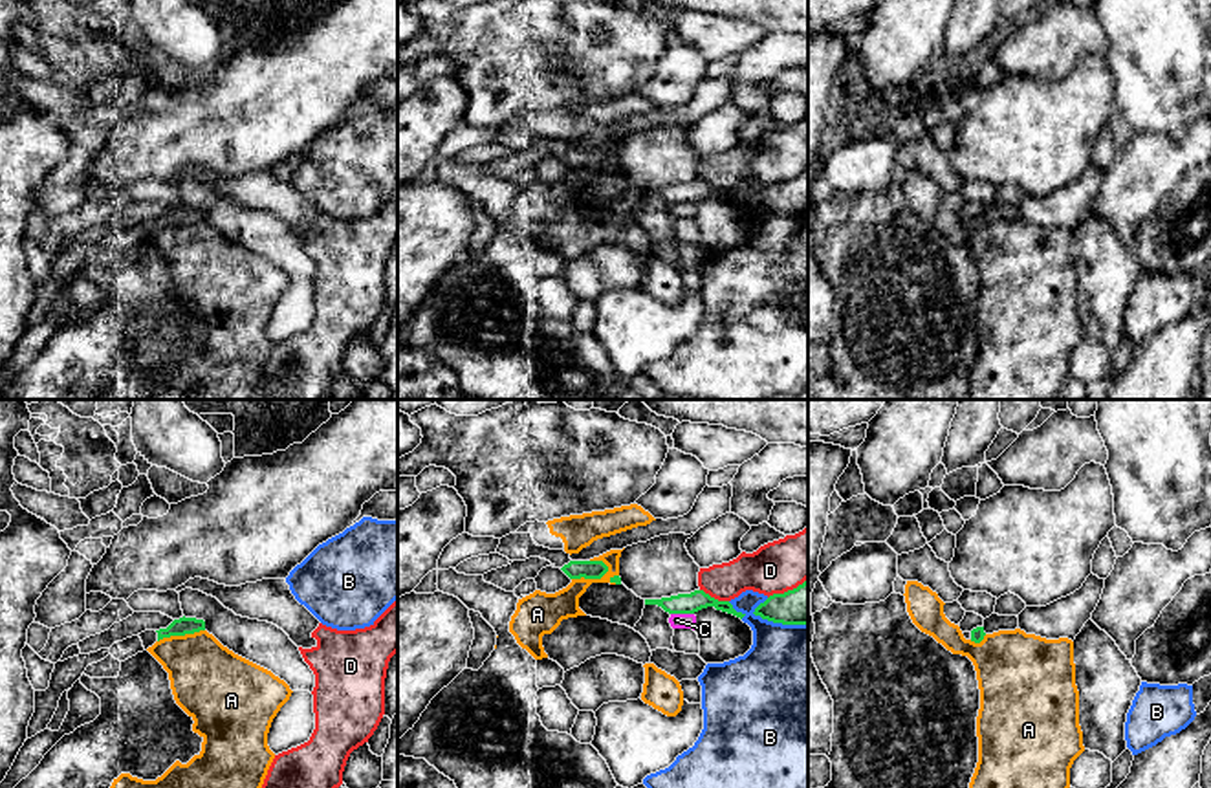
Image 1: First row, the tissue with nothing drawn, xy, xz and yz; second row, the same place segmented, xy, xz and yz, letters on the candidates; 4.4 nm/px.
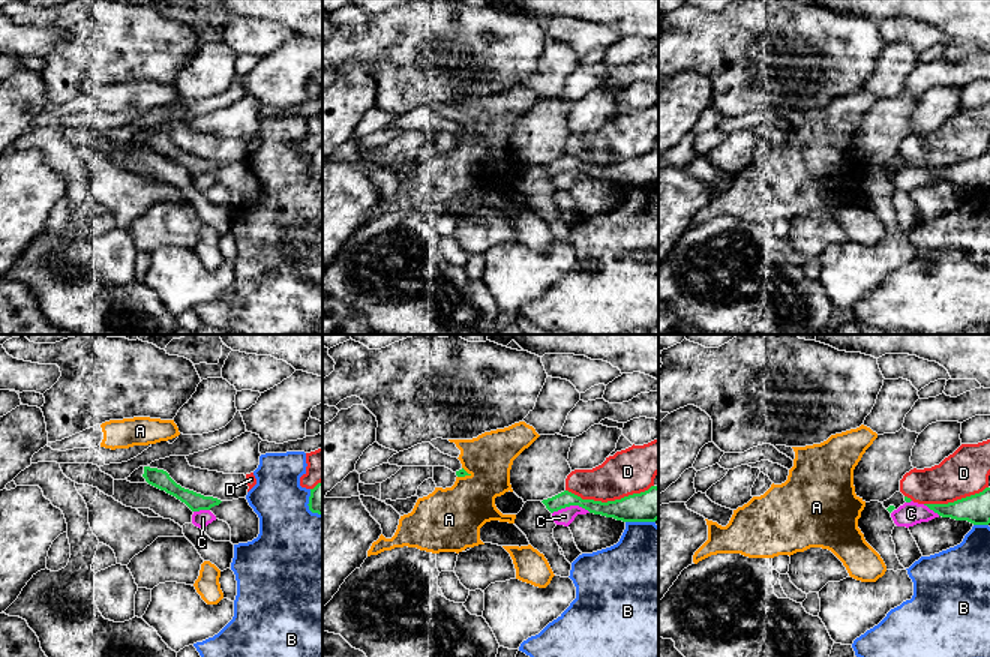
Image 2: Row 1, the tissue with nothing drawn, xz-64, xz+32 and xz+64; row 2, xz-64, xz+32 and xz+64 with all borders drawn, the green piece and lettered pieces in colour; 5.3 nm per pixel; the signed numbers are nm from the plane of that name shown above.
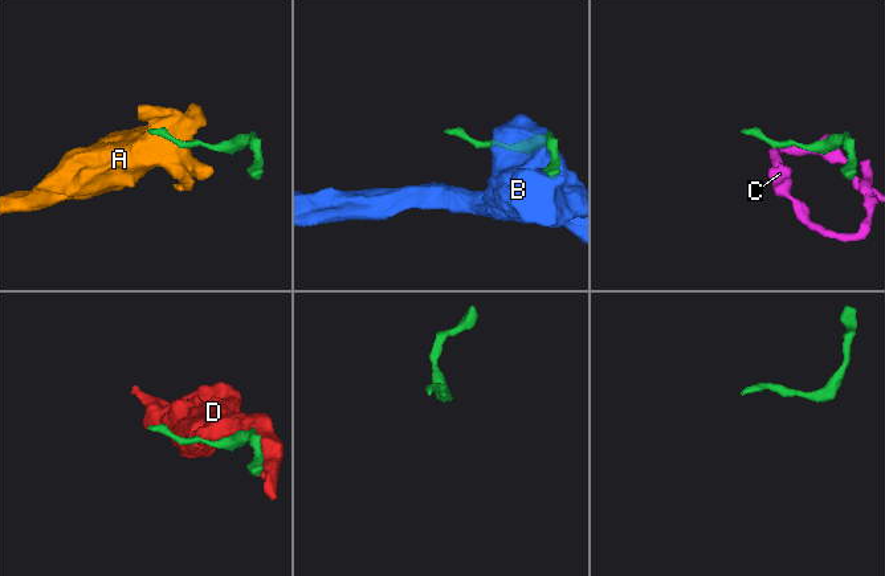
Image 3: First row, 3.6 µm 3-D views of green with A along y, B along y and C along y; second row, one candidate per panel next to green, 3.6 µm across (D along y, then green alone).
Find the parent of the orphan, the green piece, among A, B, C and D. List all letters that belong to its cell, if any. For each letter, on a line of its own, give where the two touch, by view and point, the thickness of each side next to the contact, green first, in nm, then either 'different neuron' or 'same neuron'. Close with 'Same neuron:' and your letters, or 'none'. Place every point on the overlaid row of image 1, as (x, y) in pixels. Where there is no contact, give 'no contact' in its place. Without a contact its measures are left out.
A: meets green in xz at (590, 578); 80 nm thick on the green side, 160 nm on the other; different neuron
B: meets green in xz at (779, 622); 180 nm thick on the green side, 460 nm on the other; different neuron
C: meets green in xz at (682, 612); 100 nm thick on the green side, 60 nm on the other; different neuron
D: meets green in xz at (713, 598); 100 nm thick on the green side, 190 nm on the other; different neuron
Same neuron: none

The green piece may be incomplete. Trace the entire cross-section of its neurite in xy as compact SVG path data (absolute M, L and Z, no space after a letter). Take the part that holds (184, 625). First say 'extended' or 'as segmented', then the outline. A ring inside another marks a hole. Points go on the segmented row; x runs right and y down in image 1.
extended | M183 616L180 619L174 619L167 629L145 630L137 636L141 638L143 647L147 651L148 647L152 647L156 641L159 641L163 638L194 634L194 632L200 632L200 630L205 630L203 619Z

